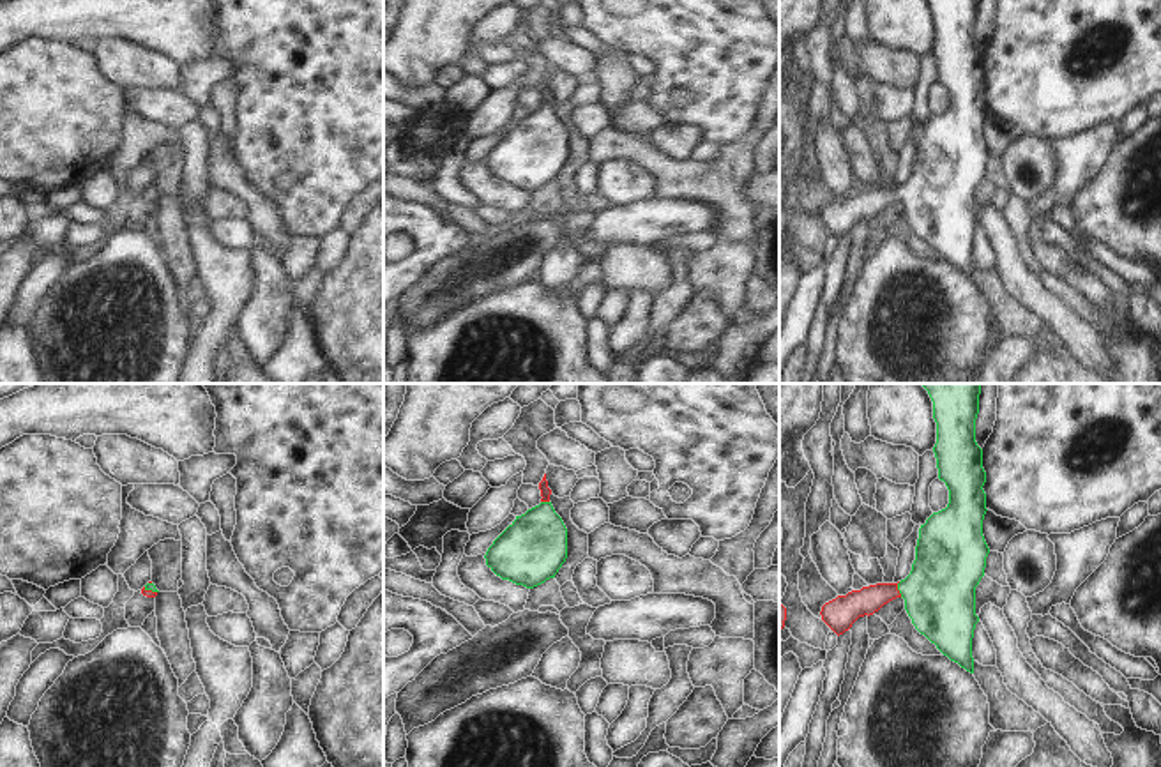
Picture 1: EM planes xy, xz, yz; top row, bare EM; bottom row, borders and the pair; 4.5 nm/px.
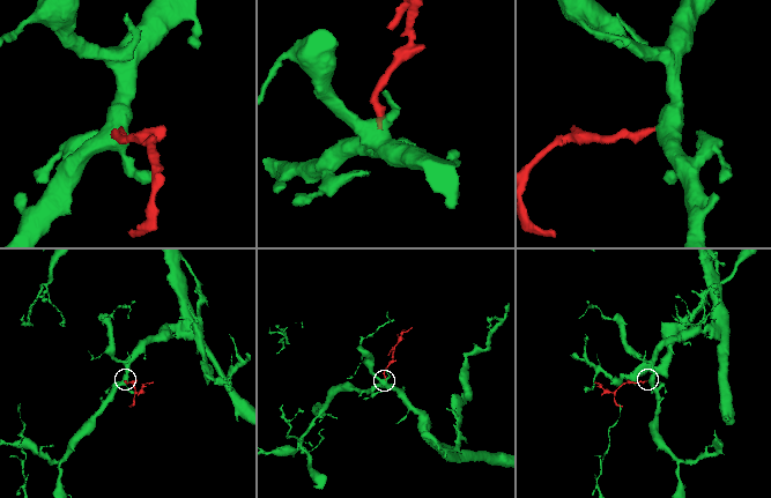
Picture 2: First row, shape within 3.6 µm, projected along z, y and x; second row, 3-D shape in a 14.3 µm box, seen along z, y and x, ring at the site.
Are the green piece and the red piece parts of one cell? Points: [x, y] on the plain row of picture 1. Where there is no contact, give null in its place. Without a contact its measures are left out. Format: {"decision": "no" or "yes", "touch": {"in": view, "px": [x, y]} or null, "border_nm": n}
{"decision": "yes", "touch": {"in": "yz", "px": [898, 193]}, "border_nm": 70}

